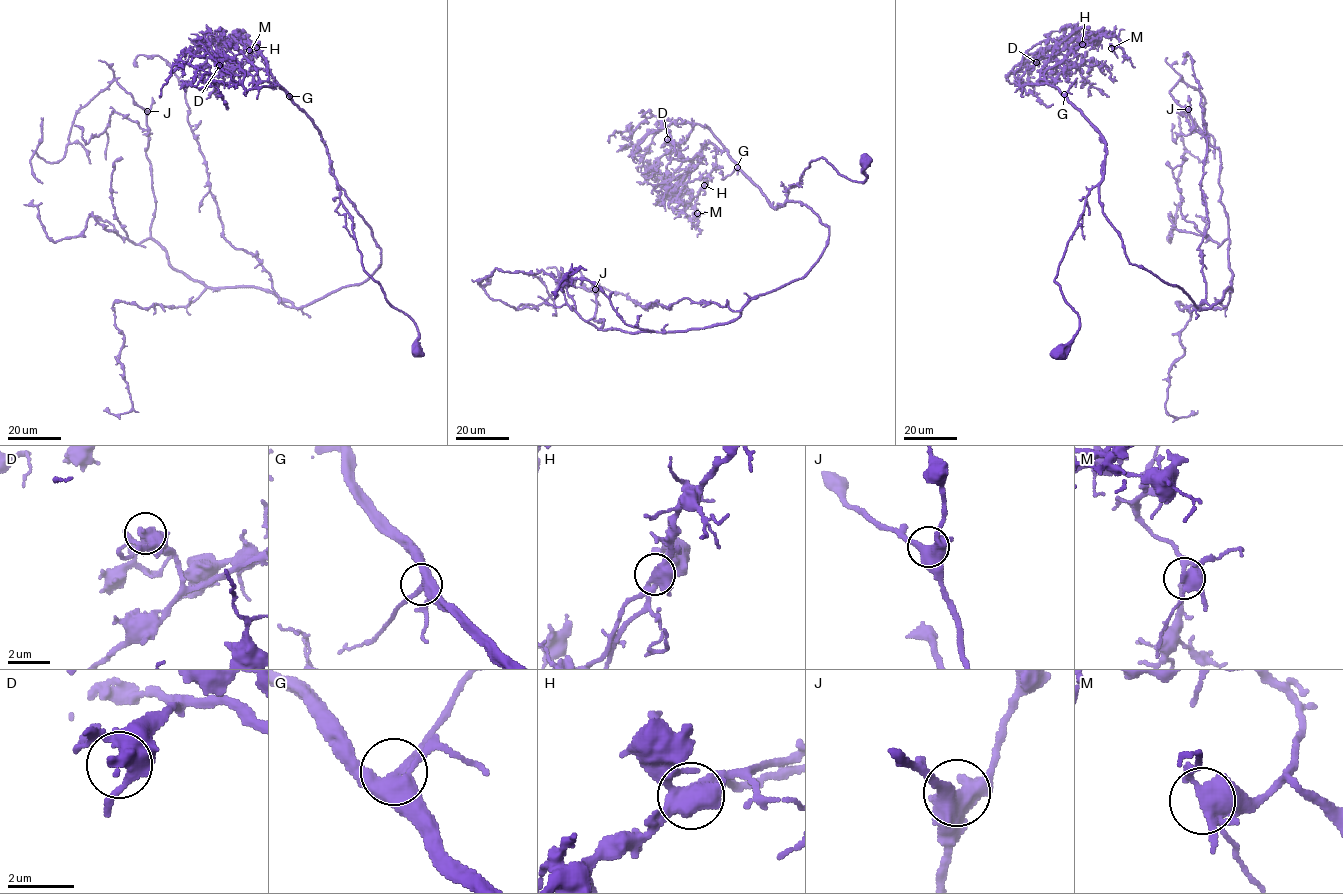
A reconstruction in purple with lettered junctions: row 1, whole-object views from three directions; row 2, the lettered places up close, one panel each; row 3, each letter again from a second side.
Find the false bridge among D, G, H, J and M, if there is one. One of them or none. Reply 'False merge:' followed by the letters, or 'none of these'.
False merge: none of these

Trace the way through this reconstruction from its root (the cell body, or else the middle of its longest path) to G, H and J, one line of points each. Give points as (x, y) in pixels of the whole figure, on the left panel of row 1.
G: (416, 352), (416, 324), (386, 300), (381, 285), (364, 269), (352, 220), (340, 198), (320, 130), (289, 96)
H: (416, 352), (416, 324), (386, 300), (381, 285), (364, 269), (320, 130), (269, 81), (268, 64), (256, 47)
J: (416, 352), (339, 186), (381, 249), (365, 281), (295, 307), (176, 271), (151, 236), (147, 111)

